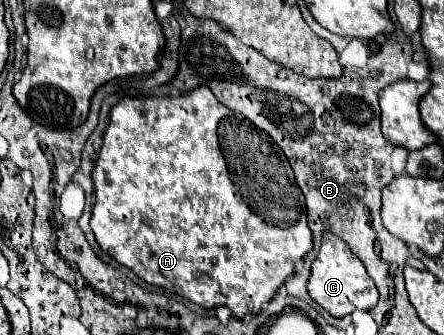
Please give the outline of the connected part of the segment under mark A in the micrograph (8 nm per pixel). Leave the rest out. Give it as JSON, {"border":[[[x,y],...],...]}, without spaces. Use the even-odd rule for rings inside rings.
{"border":[[[197,87],[187,95],[181,97],[137,97],[137,99],[123,99],[111,111],[111,123],[105,133],[105,143],[99,151],[97,165],[93,169],[93,183],[95,183],[95,207],[91,217],[91,229],[95,239],[103,251],[107,251],[113,259],[121,265],[129,267],[137,277],[143,281],[163,287],[171,293],[177,293],[205,309],[225,305],[233,311],[235,317],[243,319],[245,315],[257,313],[265,303],[273,299],[277,289],[293,275],[295,263],[301,261],[313,247],[311,229],[307,225],[307,209],[303,193],[293,177],[293,169],[277,147],[277,143],[259,127],[255,127],[249,119],[241,113],[227,109],[223,103],[215,99],[209,87]]]}

